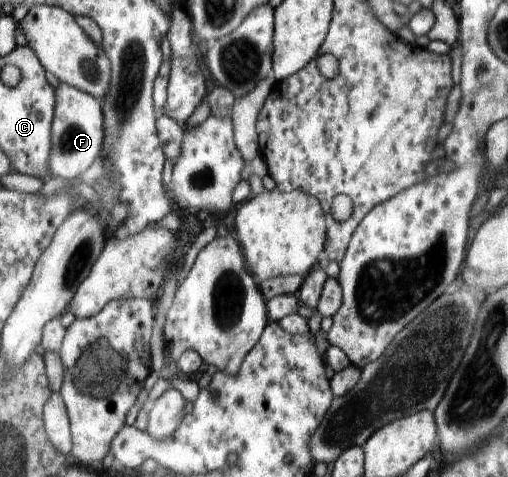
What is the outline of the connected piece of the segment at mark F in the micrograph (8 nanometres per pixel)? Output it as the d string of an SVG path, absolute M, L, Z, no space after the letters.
M62 83L58 91L58 117L55 118L54 142L51 151L51 173L58 178L83 177L101 157L107 143L107 119L103 102L92 93Z

